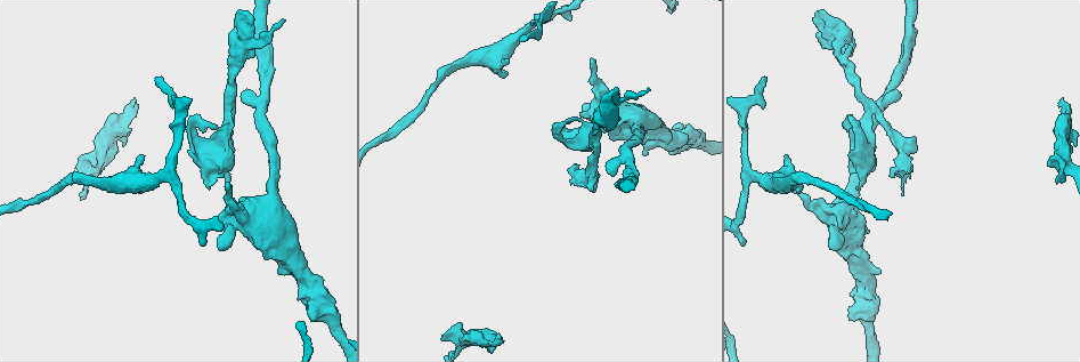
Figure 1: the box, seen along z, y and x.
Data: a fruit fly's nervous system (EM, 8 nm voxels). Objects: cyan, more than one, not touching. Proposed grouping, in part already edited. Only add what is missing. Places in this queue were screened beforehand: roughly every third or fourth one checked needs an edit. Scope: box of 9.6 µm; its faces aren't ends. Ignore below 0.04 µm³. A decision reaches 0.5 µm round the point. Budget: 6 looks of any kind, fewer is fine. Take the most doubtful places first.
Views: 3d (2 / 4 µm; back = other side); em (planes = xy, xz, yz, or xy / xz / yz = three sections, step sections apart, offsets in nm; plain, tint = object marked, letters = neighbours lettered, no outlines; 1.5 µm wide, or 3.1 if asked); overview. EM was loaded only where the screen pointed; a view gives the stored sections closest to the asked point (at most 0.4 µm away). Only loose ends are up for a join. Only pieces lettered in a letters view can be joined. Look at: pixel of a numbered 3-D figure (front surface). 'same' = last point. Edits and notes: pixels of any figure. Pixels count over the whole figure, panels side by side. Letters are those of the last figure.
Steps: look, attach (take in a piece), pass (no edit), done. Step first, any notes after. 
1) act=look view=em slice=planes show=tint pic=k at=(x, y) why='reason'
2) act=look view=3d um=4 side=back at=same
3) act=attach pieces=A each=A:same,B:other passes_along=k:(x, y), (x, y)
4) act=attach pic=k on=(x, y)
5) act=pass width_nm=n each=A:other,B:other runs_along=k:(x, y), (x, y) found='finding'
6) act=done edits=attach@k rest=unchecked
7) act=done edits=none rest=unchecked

act=look view=em slice=xy step=8 show=letters pic=1 at=(133, 97) why='an open end'

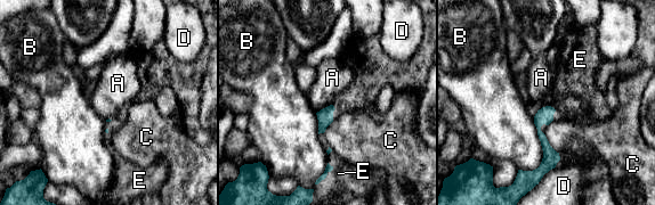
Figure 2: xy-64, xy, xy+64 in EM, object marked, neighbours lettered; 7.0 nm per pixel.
act=attach pieces=E each=A:other,B:other,C:other,D:other,E:same found='the neuron continues'

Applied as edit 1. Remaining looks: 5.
act=look view=em slice=planes show=letters pic=1 at=(281, 20) why='thin end'

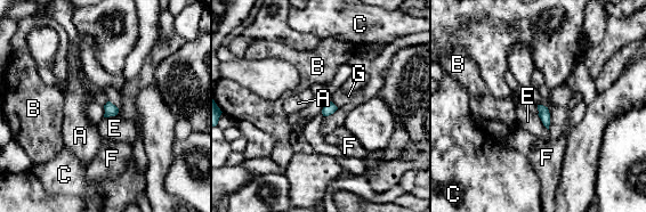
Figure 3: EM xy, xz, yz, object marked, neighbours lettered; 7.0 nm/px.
act=pass width_nm=80 longest_contact=E:140nm each=A:other,B:other,C:other,E:other,F:other,G:other found='none of them fits'

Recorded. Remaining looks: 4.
act=look view=overview

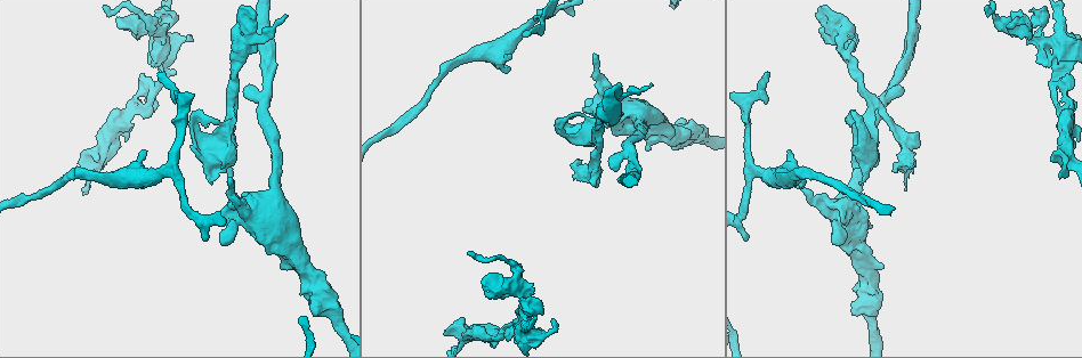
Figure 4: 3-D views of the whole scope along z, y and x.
act=look view=3d um=4 pic=4 at=(789, 149) why='free end'

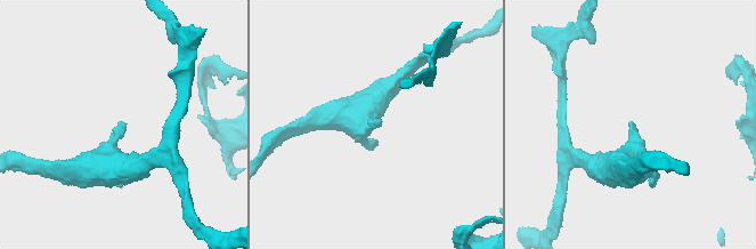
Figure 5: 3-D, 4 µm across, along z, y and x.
act=look view=em slice=xz step=8 show=tint pic=5 at=(378, 121) why='need the tissue'

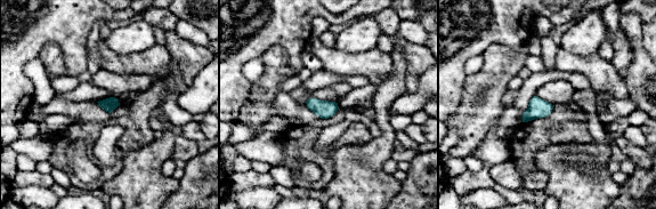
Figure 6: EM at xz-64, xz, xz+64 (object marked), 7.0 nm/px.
act=look view=em slice=planes show=letters at=same why='cut it another way'

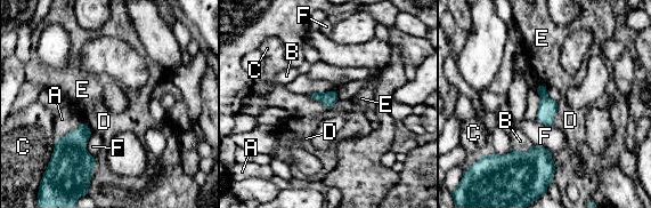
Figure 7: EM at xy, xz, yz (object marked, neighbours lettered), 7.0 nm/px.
act=pass each=A:other,B:other,C:other,D:other,E:other,F:other found='no lettered piece goes on from it'

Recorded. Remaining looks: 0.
act=done edits=attach@2 rest=unchecked

